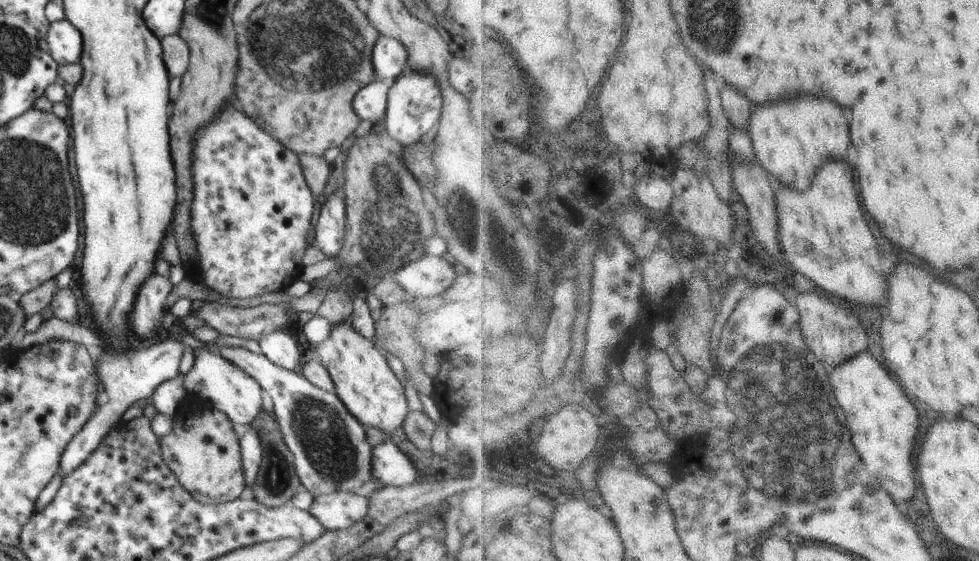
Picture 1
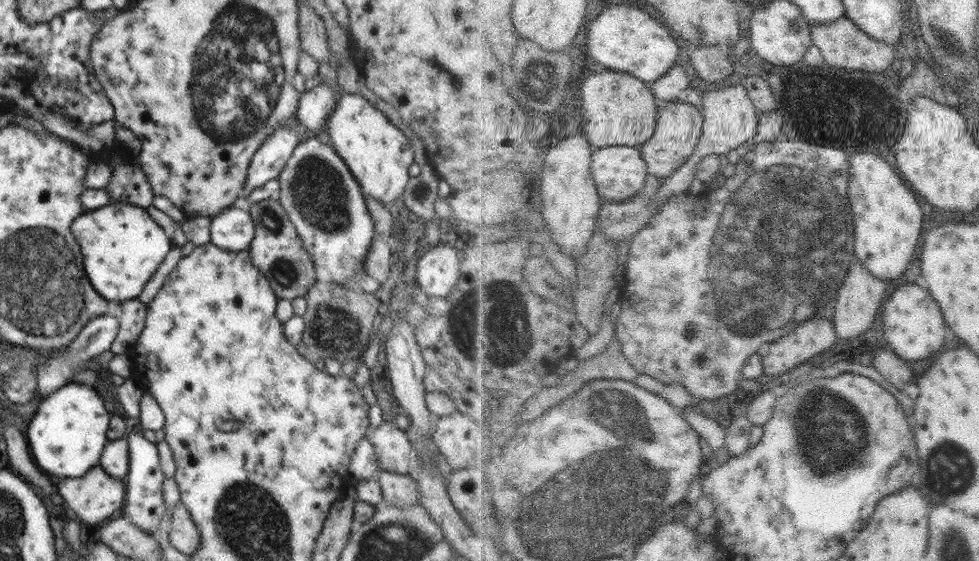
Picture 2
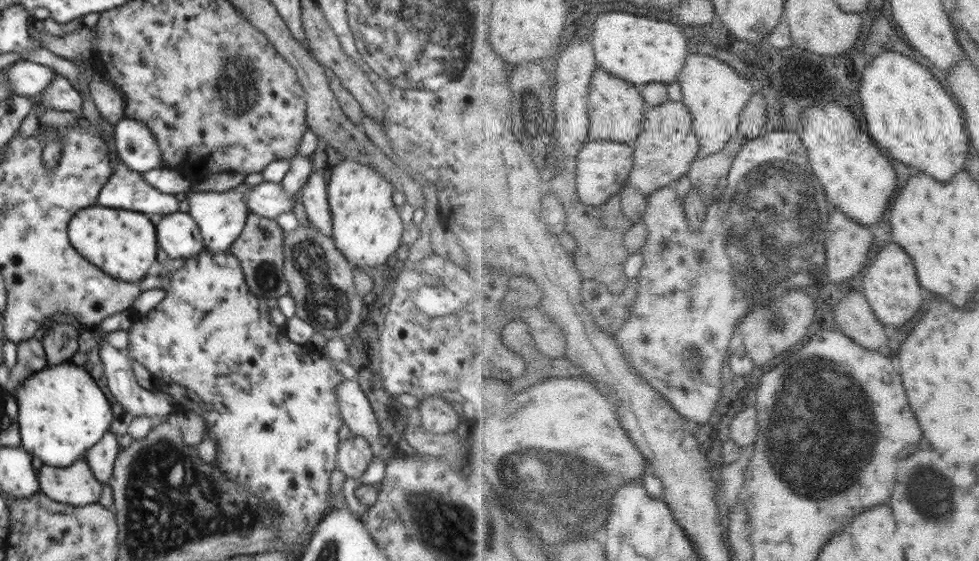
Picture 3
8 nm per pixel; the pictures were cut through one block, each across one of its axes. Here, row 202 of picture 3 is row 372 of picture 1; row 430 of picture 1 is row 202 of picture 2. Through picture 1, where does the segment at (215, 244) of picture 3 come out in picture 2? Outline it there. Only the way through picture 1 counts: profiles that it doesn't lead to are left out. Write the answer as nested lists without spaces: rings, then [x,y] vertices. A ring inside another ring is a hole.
[[[298,122],[293,127],[280,127],[265,138],[262,146],[252,157],[245,185],[239,196],[240,204],[245,205],[250,191],[278,178],[287,160],[299,145],[298,142],[301,142],[298,134],[299,127]]]

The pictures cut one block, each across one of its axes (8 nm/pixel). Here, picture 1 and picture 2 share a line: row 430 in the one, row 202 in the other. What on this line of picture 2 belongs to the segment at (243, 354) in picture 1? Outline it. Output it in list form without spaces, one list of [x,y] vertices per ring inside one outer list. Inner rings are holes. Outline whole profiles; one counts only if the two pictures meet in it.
[[[318,136],[309,137],[294,149],[277,179],[280,190],[278,199],[303,240],[308,255],[312,256],[314,265],[326,268],[332,276],[332,283],[360,289],[360,285],[353,282],[354,275],[357,272],[366,272],[365,264],[362,263],[366,261],[368,249],[378,234],[375,231],[374,219],[366,208],[361,186],[350,173],[344,159],[340,158],[333,145],[324,144]]]

